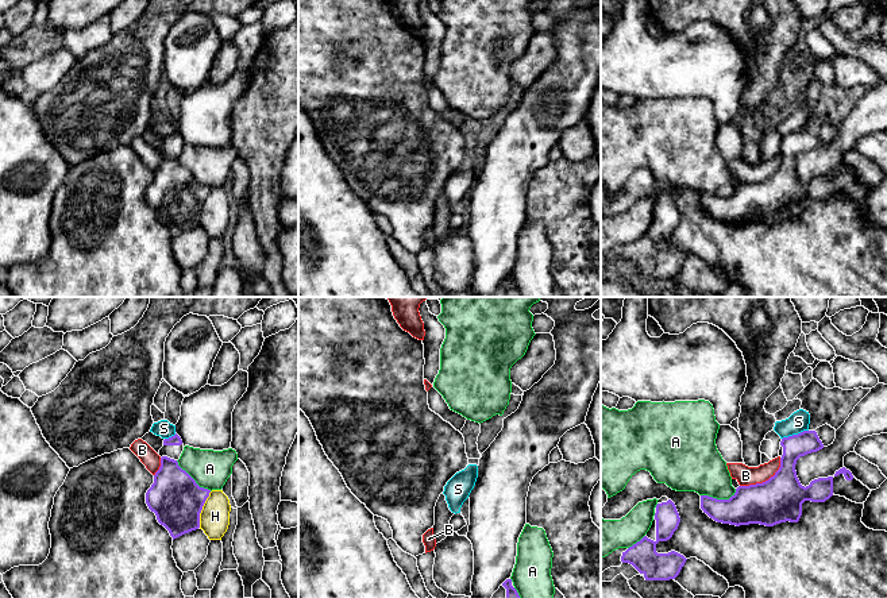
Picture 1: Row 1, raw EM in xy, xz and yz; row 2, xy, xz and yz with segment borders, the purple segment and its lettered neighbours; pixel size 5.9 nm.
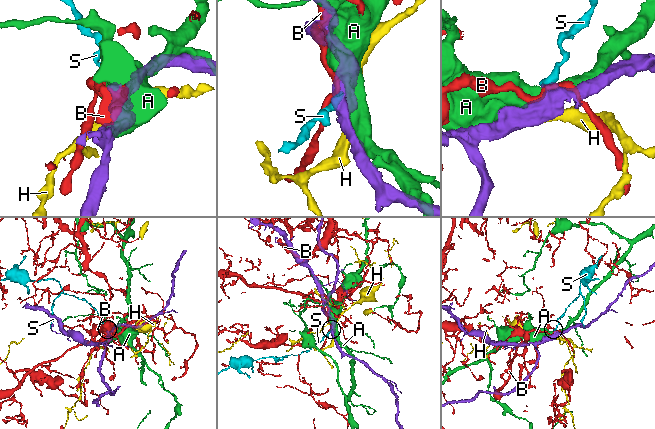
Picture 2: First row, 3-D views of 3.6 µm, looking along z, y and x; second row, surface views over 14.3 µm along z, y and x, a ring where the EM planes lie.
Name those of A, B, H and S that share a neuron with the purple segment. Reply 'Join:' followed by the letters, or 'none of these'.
Join: none of these

